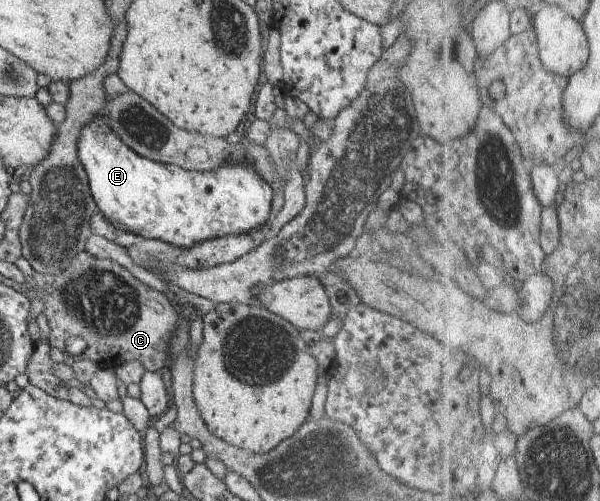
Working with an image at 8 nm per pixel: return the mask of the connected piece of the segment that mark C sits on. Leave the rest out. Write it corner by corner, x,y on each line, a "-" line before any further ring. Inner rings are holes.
81,251
73,257
71,265
59,273
36,272
35,275
31,275
27,278
27,282
22,283
22,293
29,298
35,293
41,295
43,313
47,316
49,327
52,329
49,337
51,348
55,347
63,351
65,341
73,335
75,337
79,335
79,339
85,339
87,343
85,355
99,355
99,359
103,359
102,366
108,365
113,359
125,362
139,361
146,372
155,373
169,364
167,350
181,323
181,316
177,315
173,309
174,305
163,293
145,286
127,269
111,259
97,259
87,251

